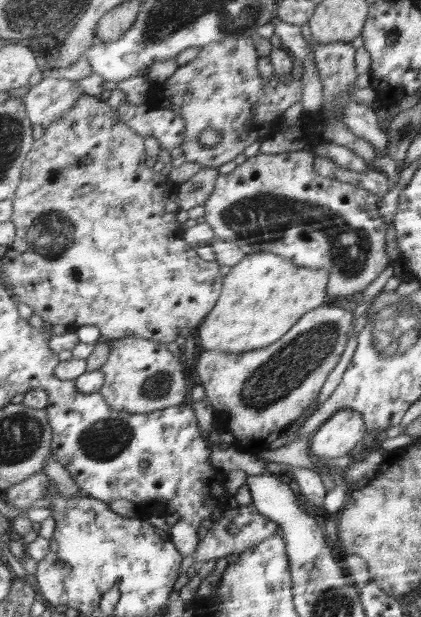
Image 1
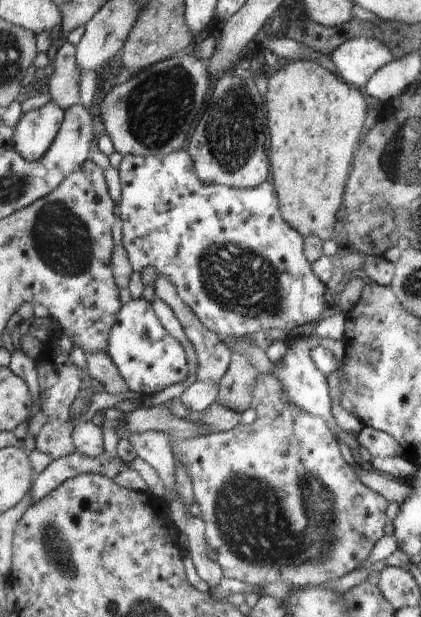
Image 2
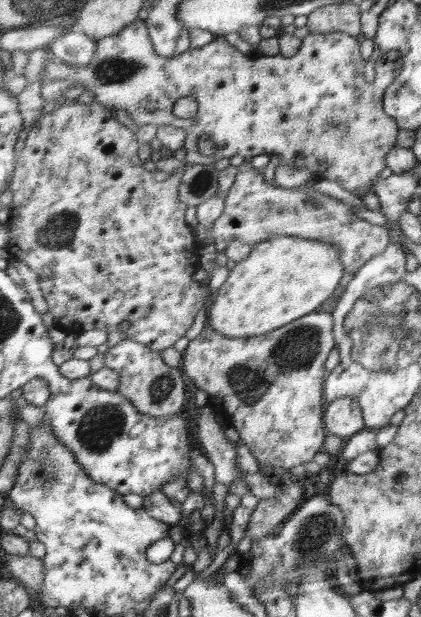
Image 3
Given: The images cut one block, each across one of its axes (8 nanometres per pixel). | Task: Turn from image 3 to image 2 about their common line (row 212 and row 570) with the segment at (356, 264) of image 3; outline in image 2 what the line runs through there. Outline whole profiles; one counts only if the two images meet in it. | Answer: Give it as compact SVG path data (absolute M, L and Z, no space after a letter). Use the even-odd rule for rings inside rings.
M260 373L255 382L251 407L257 412L257 418L249 425L236 425L227 431L214 432L208 436L199 436L185 439L180 436L171 436L173 449L178 461L187 464L195 486L196 501L200 504L199 517L205 522L205 541L209 548L216 550L218 558L216 562L221 566L224 577L246 582L252 586L264 587L270 583L290 583L292 587L303 587L322 584L340 578L362 564L368 562L370 552L374 544L382 538L384 526L389 518L386 518L386 498L375 490L368 488L359 479L352 465L344 461L339 440L335 433L328 428L322 417L302 410L288 400L283 389L283 384L272 373Z

